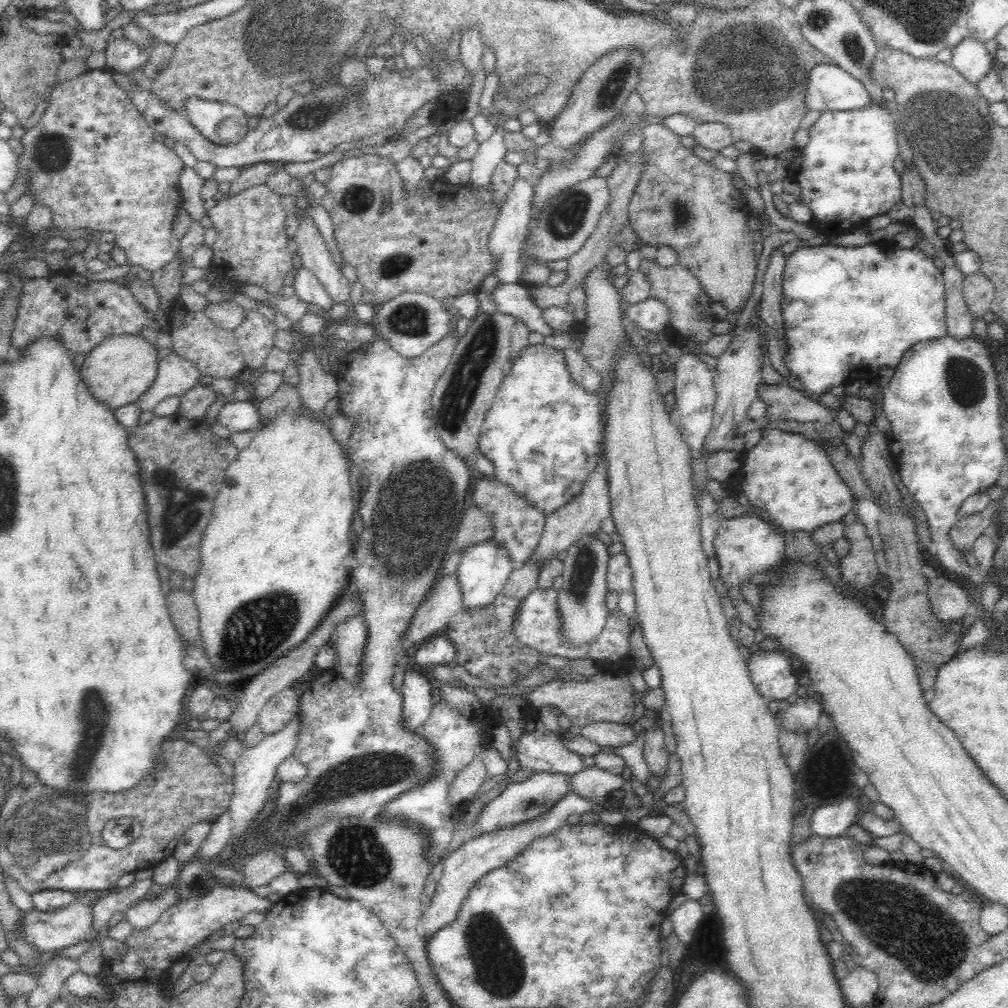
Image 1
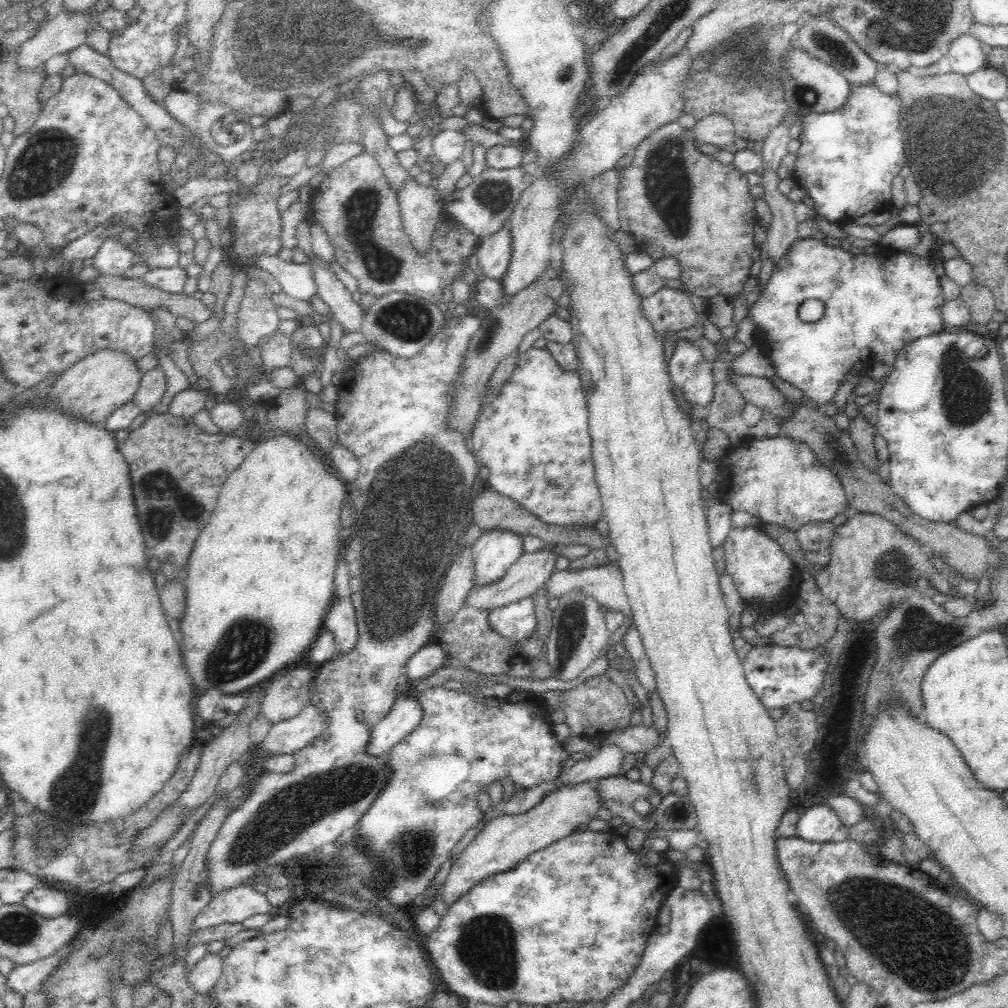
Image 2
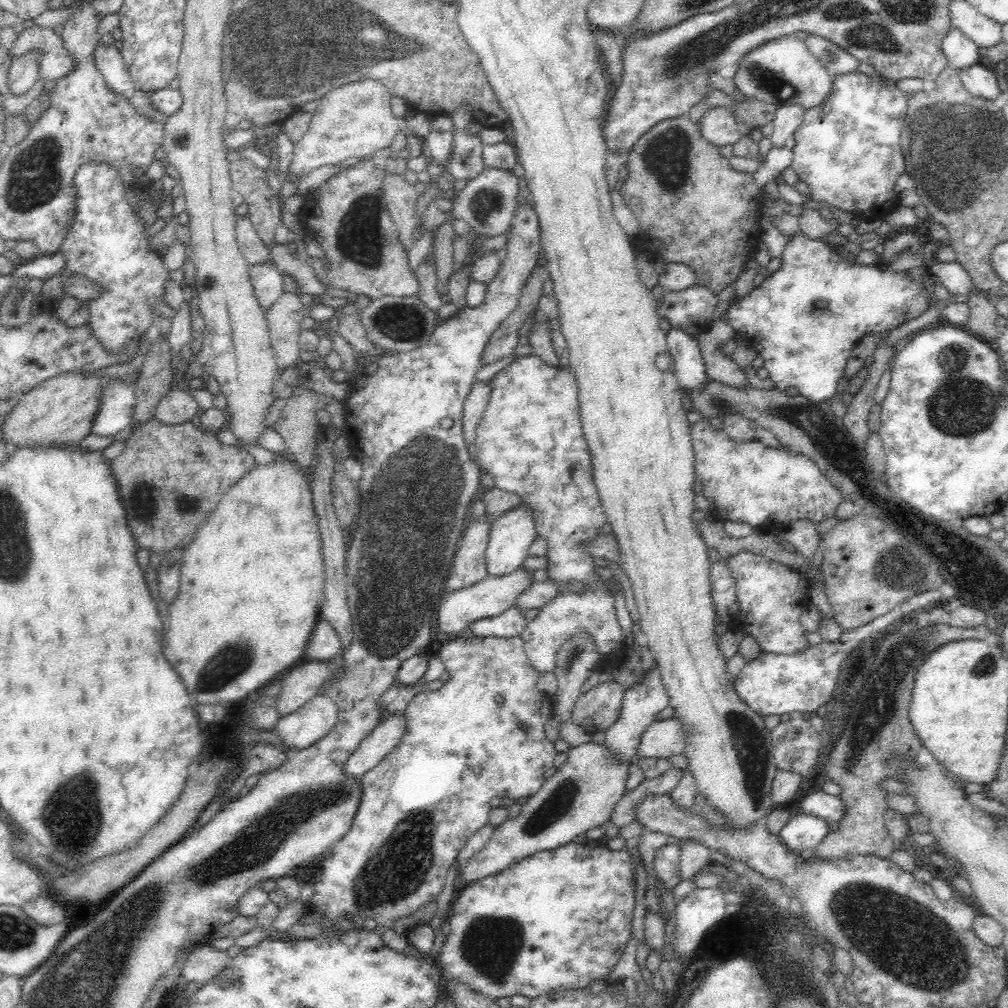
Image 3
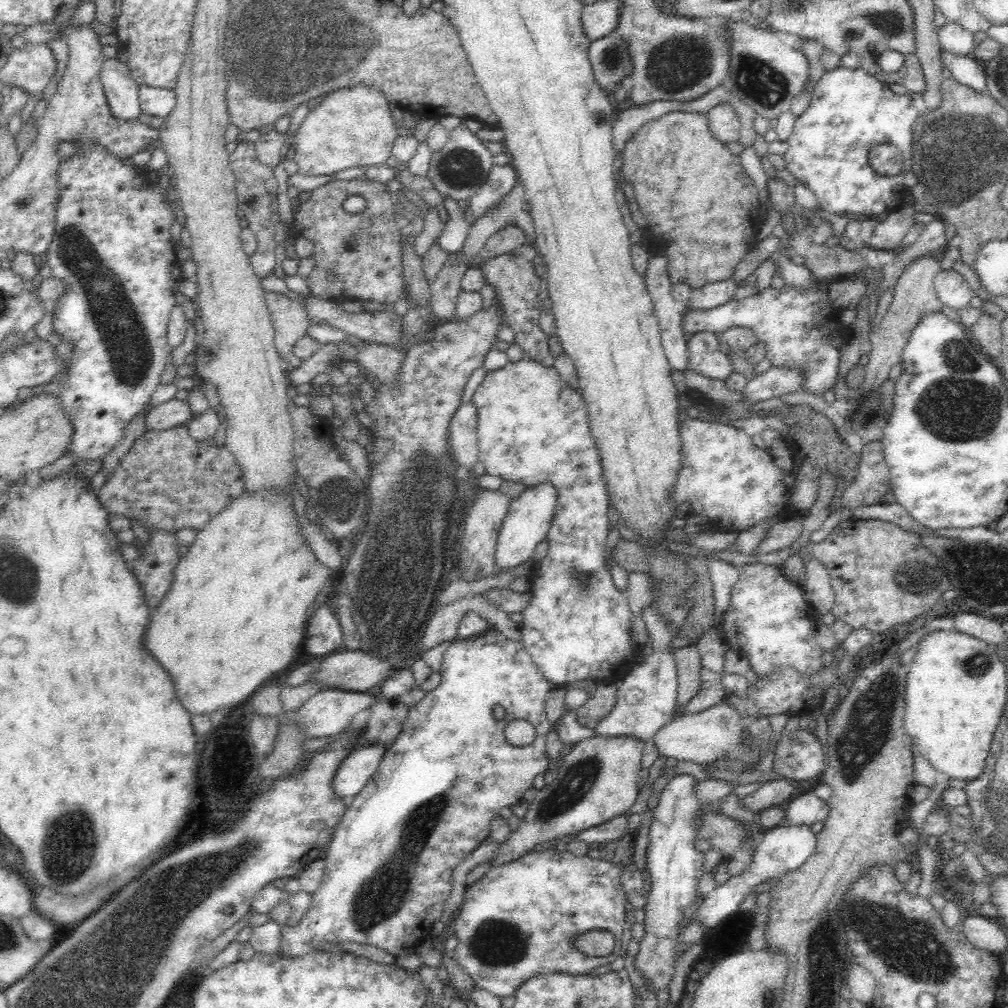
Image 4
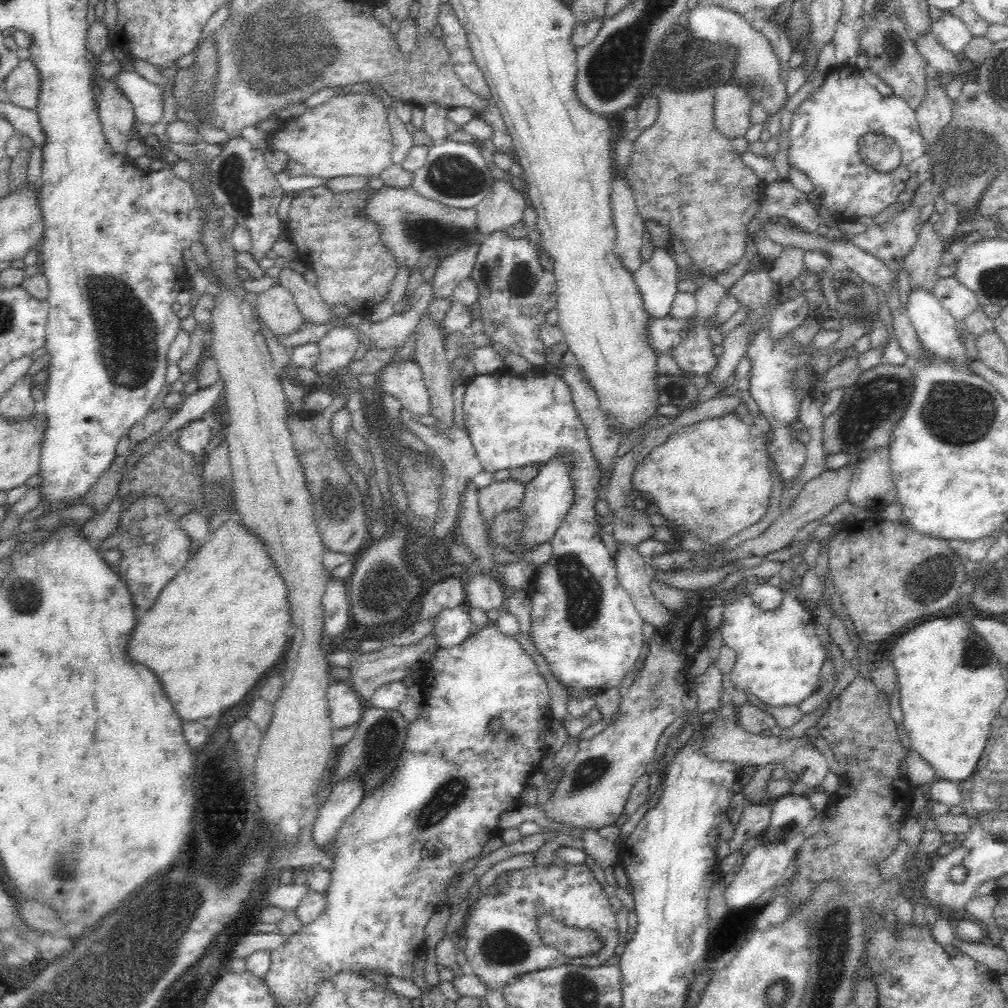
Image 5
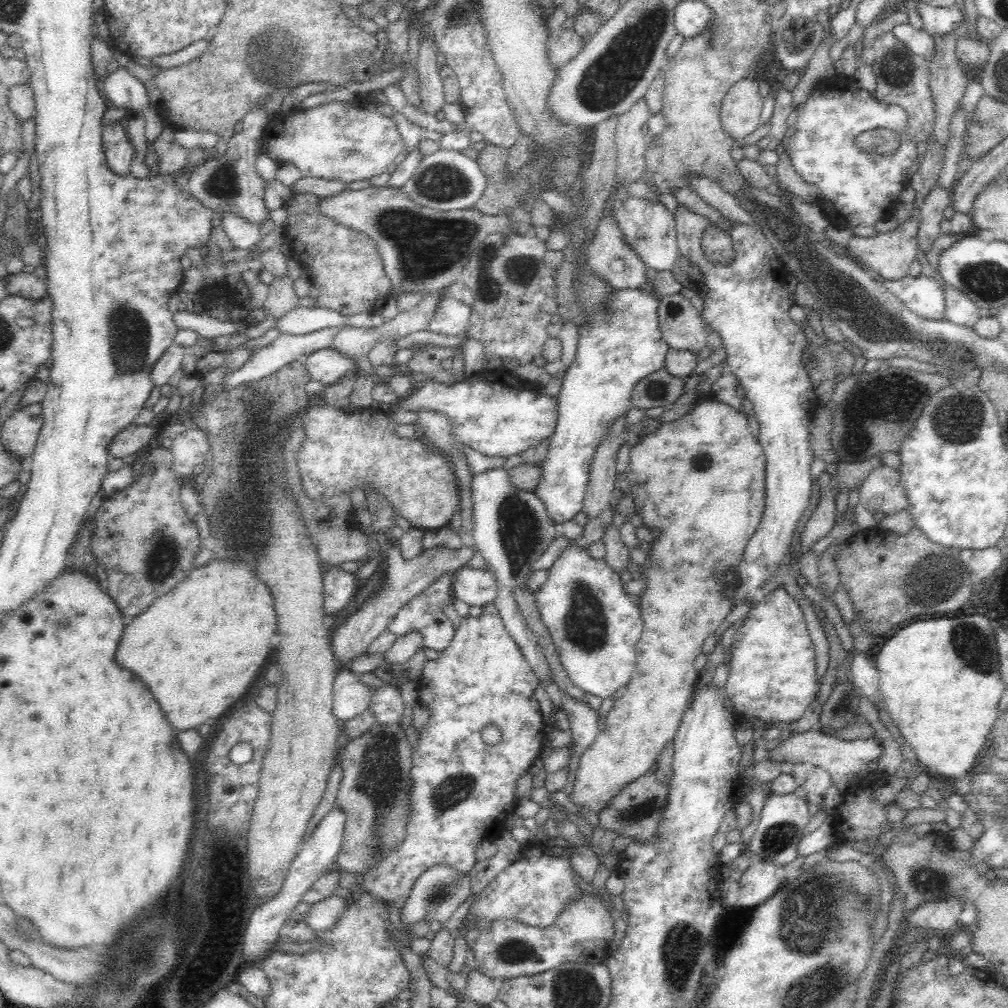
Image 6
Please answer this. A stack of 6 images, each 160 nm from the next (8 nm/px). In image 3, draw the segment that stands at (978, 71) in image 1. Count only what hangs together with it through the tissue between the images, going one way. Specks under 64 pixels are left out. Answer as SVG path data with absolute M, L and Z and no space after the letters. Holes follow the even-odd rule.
M953 27L942 40L942 51L952 67L968 68L978 62L978 47L958 28Z

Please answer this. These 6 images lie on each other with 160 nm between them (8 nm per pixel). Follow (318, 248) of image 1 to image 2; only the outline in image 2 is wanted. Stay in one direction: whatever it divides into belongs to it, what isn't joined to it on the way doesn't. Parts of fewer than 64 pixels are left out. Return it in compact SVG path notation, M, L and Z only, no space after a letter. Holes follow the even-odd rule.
M322 259L311 264L317 294L331 310L330 316L340 323L345 334L361 330L365 309L352 299L348 289Z

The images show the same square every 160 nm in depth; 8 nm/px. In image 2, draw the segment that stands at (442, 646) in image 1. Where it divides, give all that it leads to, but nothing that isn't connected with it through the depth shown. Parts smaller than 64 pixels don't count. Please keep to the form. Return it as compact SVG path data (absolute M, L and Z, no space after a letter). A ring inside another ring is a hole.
M438 644L424 645L406 663L406 676L410 681L428 676L436 669L445 666L448 659L448 653L444 653Z

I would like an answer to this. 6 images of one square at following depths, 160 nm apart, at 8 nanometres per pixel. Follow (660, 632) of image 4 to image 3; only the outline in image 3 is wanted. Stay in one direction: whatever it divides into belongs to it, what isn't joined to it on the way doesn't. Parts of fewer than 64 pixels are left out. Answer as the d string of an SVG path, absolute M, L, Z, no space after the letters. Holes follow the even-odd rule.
M657 667L650 668L642 680L632 684L630 688L624 688L622 696L622 708L620 716L616 718L614 725L611 725L604 733L605 745L613 752L613 756L618 760L631 760L637 754L637 748L644 732L658 721L656 715L670 705L670 699L661 679L660 671Z

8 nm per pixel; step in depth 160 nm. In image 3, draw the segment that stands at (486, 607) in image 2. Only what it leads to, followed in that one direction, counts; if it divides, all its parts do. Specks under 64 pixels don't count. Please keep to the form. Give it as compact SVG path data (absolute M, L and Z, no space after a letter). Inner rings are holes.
M521 569L499 577L488 575L482 582L446 594L440 602L438 614L434 616L439 632L458 635L474 620L502 614L514 604L515 599L524 592L525 588L531 585L530 576L532 576L532 571L527 572Z

